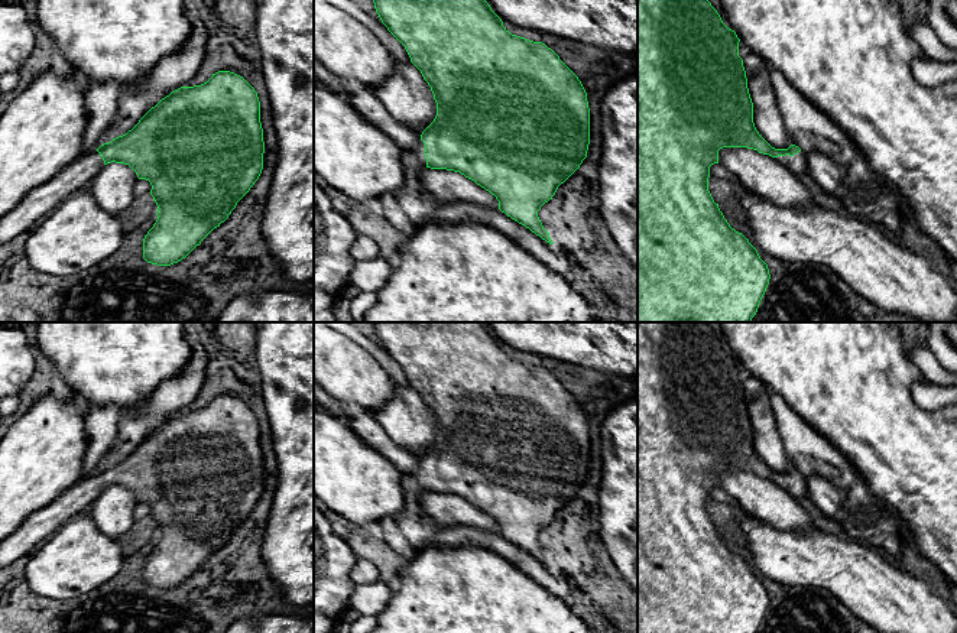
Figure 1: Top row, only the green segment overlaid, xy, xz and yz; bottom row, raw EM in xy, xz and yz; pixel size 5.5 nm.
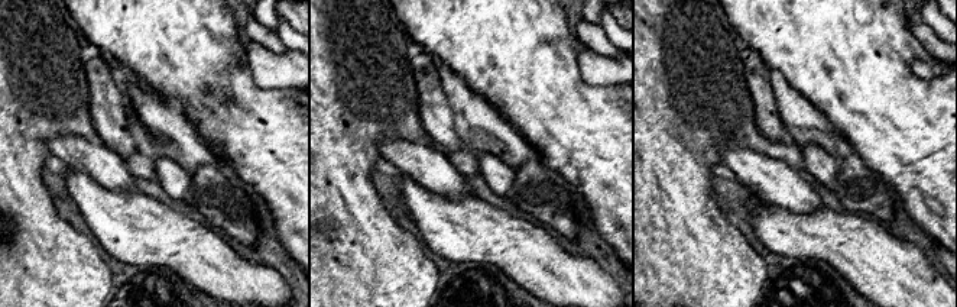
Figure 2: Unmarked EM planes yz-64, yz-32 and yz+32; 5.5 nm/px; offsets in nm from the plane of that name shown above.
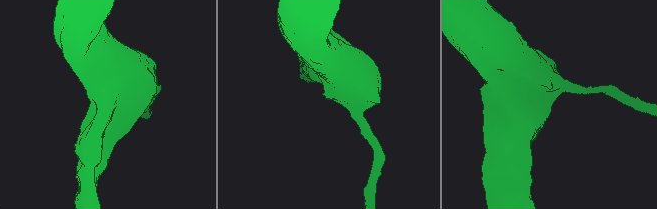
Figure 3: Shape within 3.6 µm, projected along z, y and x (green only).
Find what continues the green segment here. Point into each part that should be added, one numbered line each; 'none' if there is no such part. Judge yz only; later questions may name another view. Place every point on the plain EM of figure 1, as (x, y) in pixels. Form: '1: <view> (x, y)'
1: yz (797, 487)

